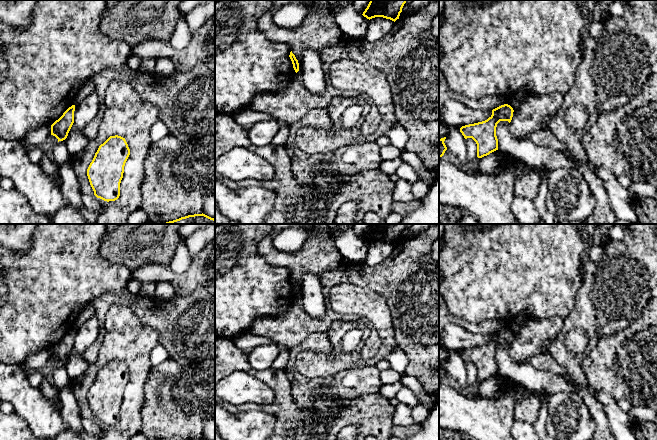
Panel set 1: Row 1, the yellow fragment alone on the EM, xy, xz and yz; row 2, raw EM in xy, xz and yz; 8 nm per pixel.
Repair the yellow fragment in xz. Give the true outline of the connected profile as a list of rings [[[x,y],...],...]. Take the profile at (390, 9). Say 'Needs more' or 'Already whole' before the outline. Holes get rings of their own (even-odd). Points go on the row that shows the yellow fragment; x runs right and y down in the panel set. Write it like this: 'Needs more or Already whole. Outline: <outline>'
Already whole. Outline: [[[370,0],[363,16],[367,19],[383,17],[396,21],[399,19],[402,8],[407,0]]]

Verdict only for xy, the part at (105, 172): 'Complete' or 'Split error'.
Complete

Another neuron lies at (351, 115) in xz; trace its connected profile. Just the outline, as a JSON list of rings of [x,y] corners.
[[[358,102],[346,108],[342,113],[341,123],[344,129],[353,129],[358,123],[363,107]]]

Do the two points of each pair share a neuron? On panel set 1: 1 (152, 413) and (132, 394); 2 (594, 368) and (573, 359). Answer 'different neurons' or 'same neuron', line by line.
1: different neurons
2: different neurons

